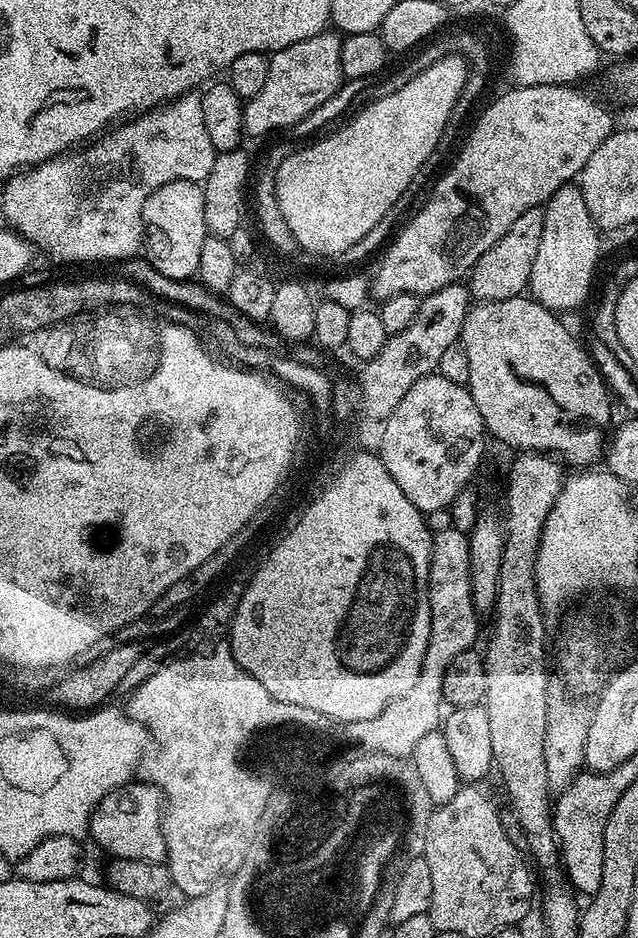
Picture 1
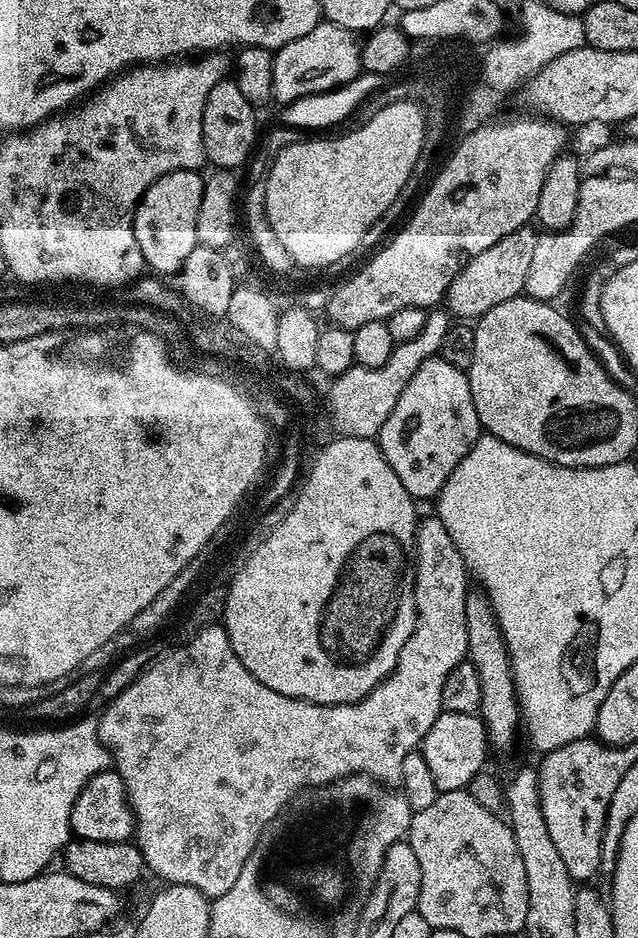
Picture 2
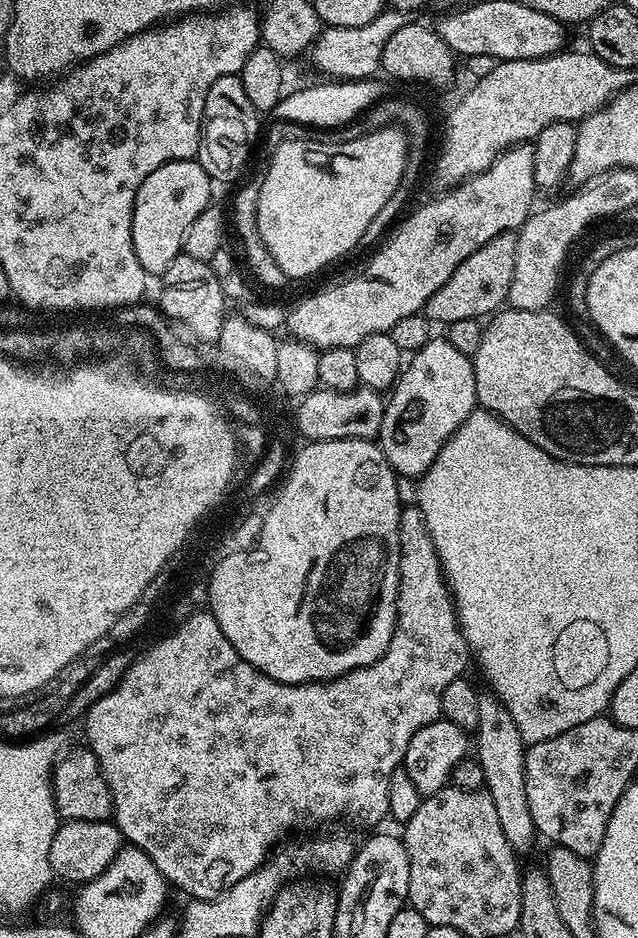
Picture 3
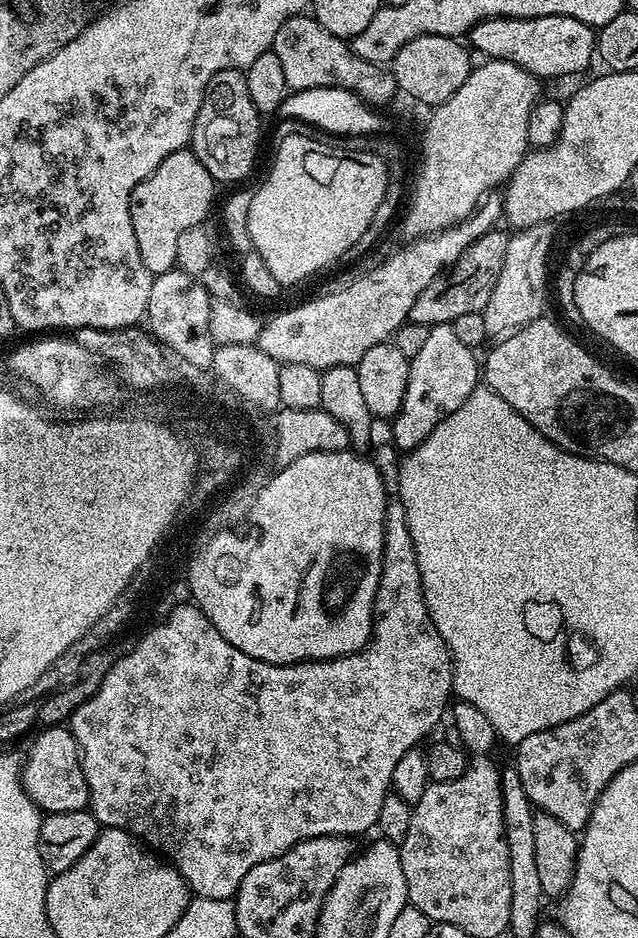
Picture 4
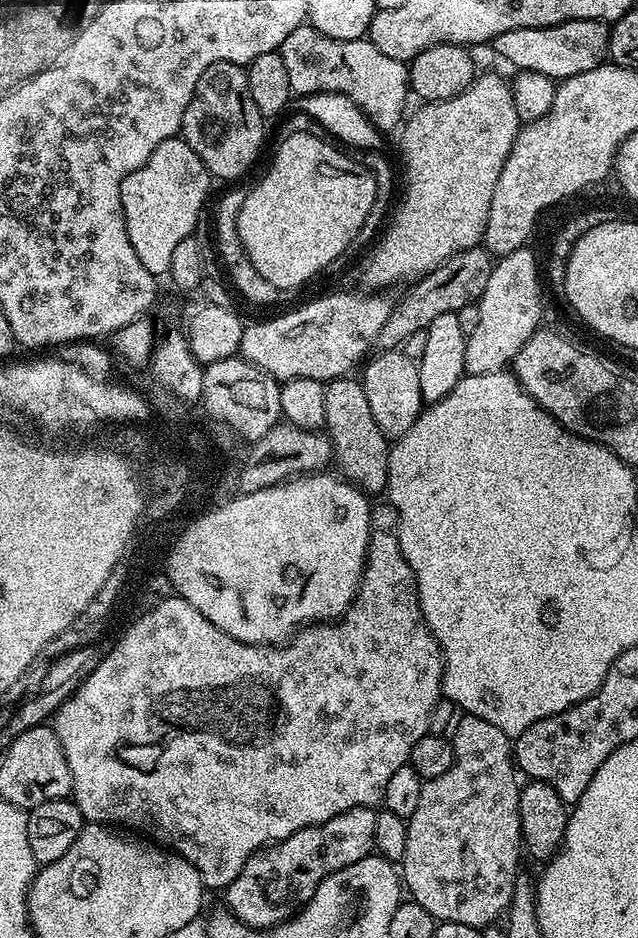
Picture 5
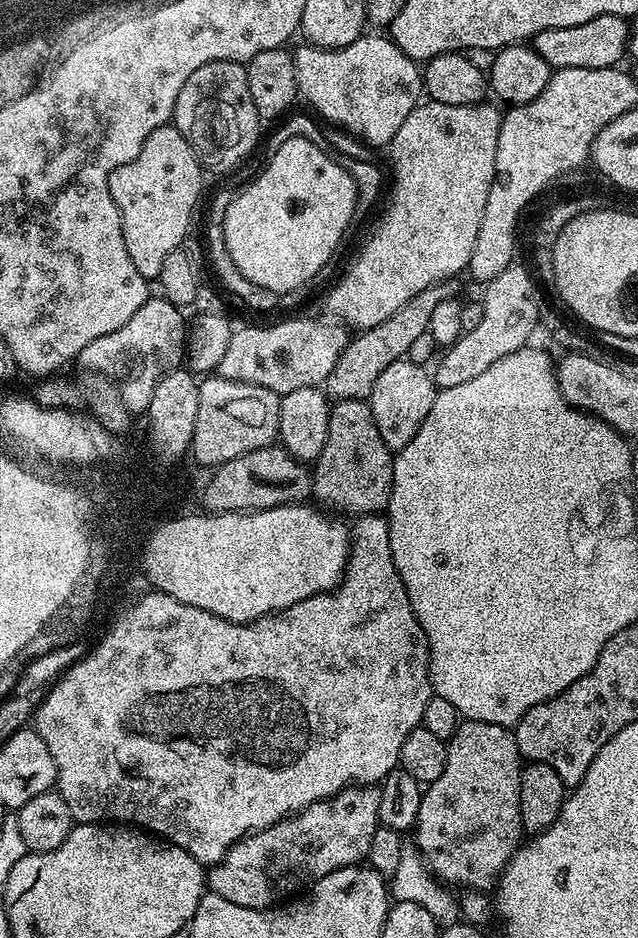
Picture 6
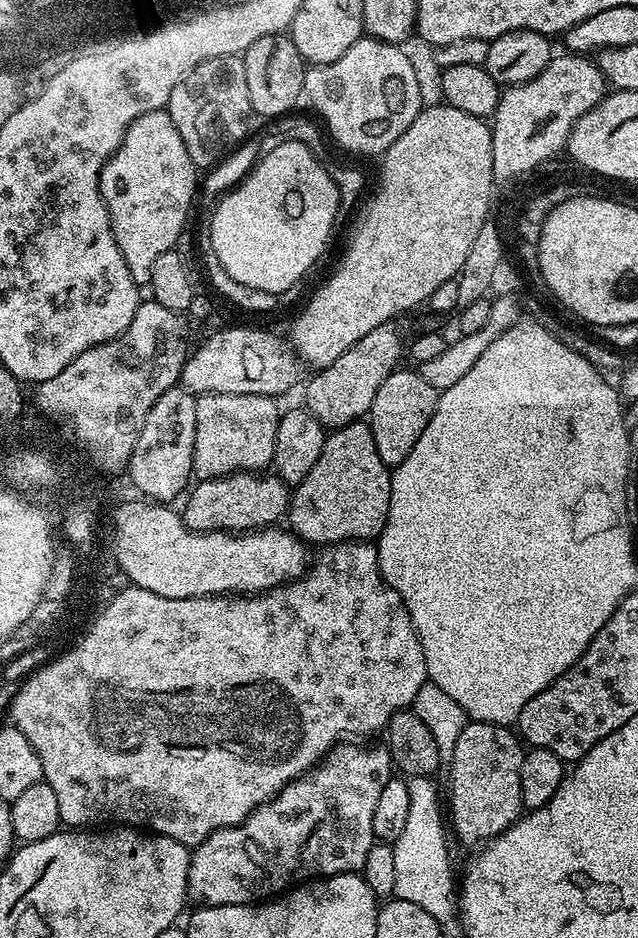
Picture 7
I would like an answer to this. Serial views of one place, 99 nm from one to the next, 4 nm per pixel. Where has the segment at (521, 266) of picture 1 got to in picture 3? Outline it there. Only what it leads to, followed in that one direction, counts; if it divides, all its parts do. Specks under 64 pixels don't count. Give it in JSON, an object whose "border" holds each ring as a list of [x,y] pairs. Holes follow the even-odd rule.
{"border":[[[503,232],[490,238],[486,246],[470,254],[470,258],[466,258],[466,262],[462,262],[462,266],[458,266],[458,270],[450,274],[441,288],[434,290],[431,298],[424,303],[423,315],[441,326],[458,322],[458,318],[491,317],[507,301],[510,282],[514,278],[518,240],[516,232]]]}

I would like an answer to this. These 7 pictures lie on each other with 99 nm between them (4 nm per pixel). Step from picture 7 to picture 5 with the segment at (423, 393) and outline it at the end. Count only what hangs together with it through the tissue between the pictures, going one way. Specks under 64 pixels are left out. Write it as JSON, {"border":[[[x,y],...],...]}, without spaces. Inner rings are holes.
{"border":[[[380,350],[363,368],[362,383],[366,390],[366,402],[370,402],[370,414],[374,414],[378,430],[382,430],[382,434],[389,438],[406,434],[406,430],[414,426],[426,404],[422,398],[422,382],[418,382],[417,361],[406,358],[402,350]]]}

